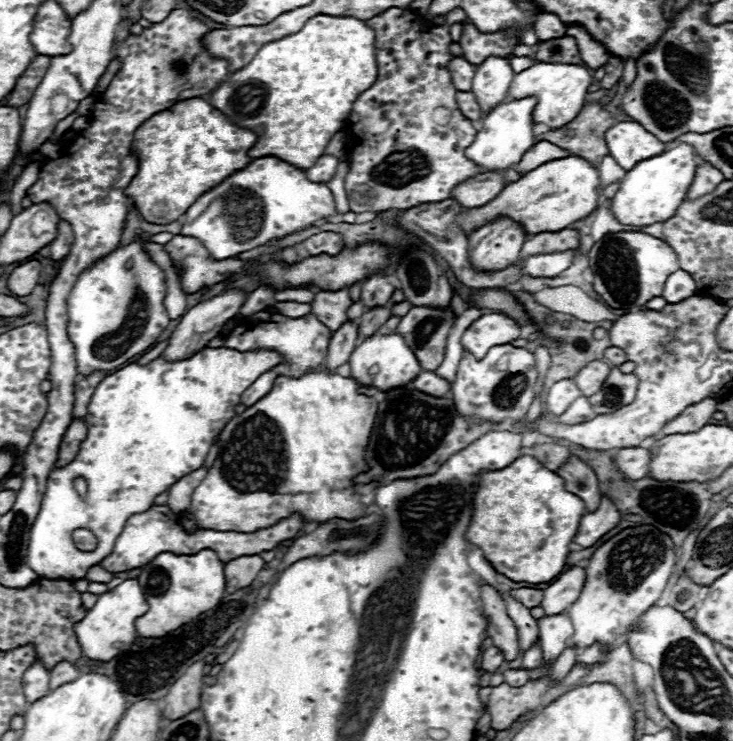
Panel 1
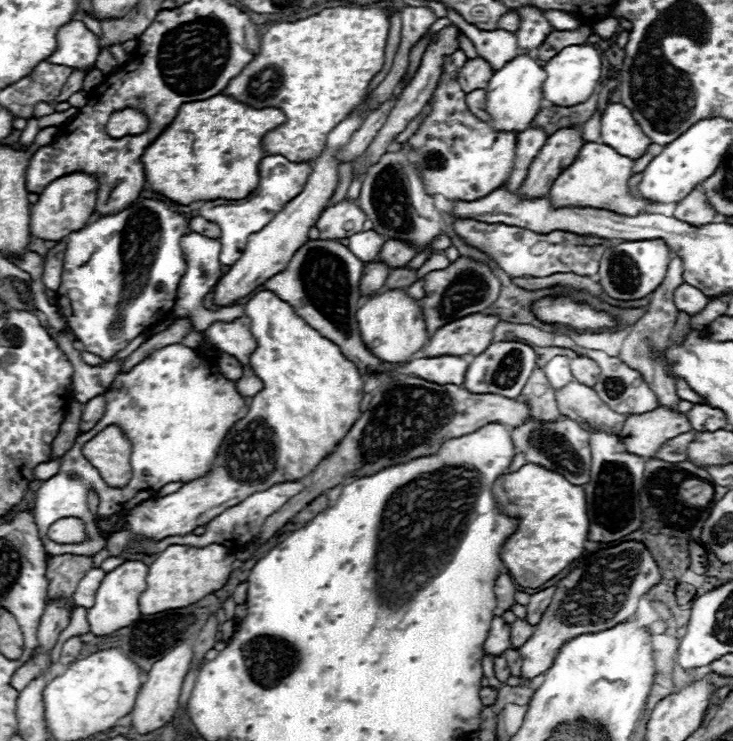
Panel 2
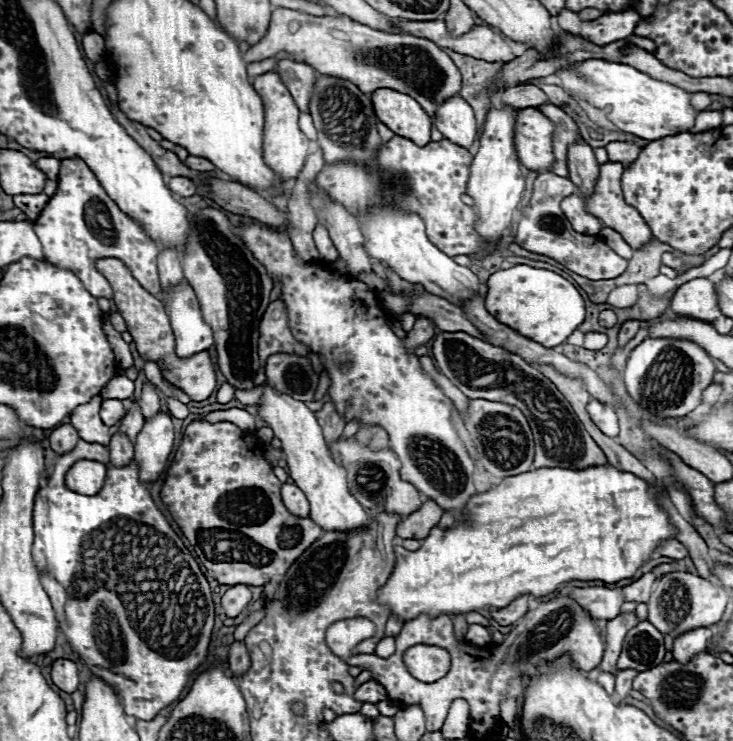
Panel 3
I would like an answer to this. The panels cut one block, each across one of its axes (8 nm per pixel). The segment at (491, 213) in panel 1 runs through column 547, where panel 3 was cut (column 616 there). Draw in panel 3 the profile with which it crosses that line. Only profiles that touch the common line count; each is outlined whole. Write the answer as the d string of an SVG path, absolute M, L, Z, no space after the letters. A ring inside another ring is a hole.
M608 162L608 164L602 164L600 166L600 178L596 182L596 188L594 188L594 194L590 198L586 198L586 208L590 208L590 212L594 212L594 216L598 216L604 226L616 230L622 234L622 238L634 248L642 248L646 246L650 240L652 240L652 232L648 228L648 224L644 222L644 218L638 214L638 210L634 210L632 206L628 206L624 202L624 196L622 196L622 184L620 184L620 178L624 174L624 168L622 164L618 162Z

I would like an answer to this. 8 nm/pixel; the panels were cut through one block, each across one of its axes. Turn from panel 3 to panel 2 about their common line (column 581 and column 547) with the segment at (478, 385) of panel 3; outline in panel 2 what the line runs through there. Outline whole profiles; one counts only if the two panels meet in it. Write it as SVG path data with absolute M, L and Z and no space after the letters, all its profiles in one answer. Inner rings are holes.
M562 416L556 422L540 422L536 418L528 418L522 426L516 426L512 432L512 442L516 452L526 456L526 462L544 466L552 472L560 472L572 484L584 486L588 482L588 468L590 468L590 432L586 432L578 422L568 416Z

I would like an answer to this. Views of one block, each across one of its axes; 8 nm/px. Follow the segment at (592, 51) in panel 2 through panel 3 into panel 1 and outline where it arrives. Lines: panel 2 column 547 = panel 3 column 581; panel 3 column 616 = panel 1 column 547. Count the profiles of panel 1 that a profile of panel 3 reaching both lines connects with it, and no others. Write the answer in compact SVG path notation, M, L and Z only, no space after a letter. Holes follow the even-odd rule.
M536 62L520 74L514 74L514 80L508 88L508 96L512 100L520 100L524 96L536 96L536 108L532 112L534 124L546 124L548 128L562 128L584 108L584 100L588 88L592 84L592 70L582 64L550 64Z

